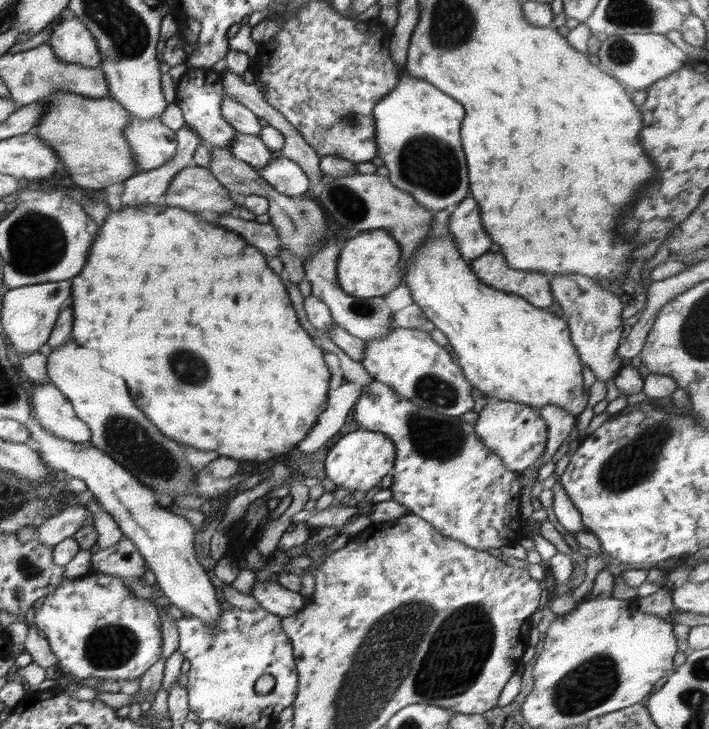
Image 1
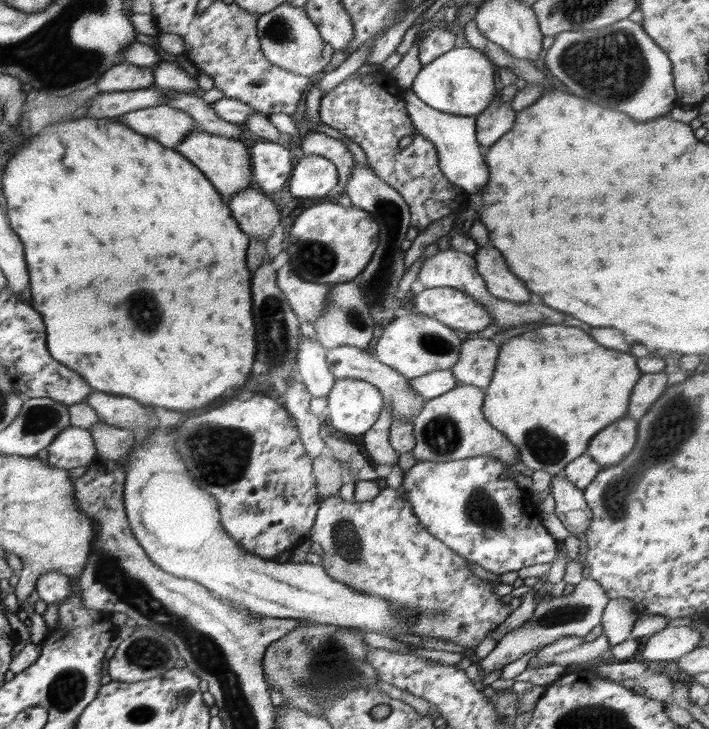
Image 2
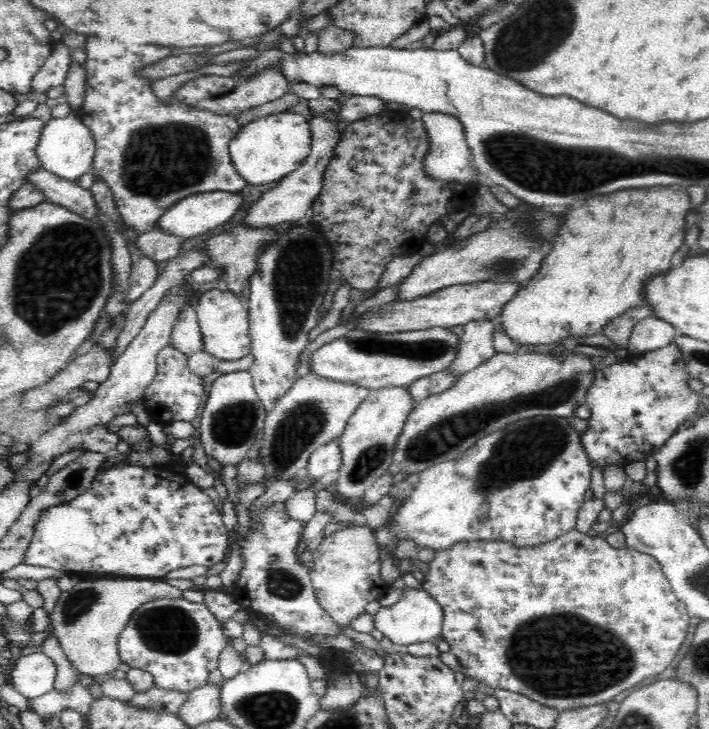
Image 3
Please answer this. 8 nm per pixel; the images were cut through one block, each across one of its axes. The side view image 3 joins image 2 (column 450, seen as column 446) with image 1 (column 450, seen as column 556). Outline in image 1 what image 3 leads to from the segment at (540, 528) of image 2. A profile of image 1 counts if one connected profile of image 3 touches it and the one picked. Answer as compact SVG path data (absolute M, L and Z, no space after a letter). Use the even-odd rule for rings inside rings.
M372 379L361 390L359 400L353 409L354 418L359 426L385 434L396 447L394 483L390 487L393 500L433 524L440 534L447 536L446 538L458 540L470 548L488 551L490 548L500 549L519 543L524 535L519 526L523 517L519 505L522 492L520 473L508 470L501 458L485 447L474 432L472 423L454 416L450 418L450 424L446 422L444 431L444 418L440 418L440 414L402 399L392 388L376 379Z

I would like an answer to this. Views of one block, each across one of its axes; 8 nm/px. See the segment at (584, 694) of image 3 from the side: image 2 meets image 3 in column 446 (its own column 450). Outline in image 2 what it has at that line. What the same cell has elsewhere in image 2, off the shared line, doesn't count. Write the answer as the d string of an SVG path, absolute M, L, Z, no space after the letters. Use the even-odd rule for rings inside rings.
M382 484L381 491L371 500L366 502L348 502L344 501L339 495L329 496L321 499L321 503L311 528L311 535L309 539L318 543L324 550L321 565L334 580L339 580L347 584L350 588L363 592L364 594L375 594L384 600L391 608L395 610L405 610L405 608L413 608L415 612L419 612L419 619L413 626L413 634L416 636L428 636L428 638L436 638L436 640L444 640L444 642L454 642L458 646L474 649L484 638L488 632L496 630L513 611L510 609L508 603L503 603L501 598L494 593L494 584L484 579L480 579L474 575L474 572L468 568L468 561L456 552L453 552L446 544L441 543L435 536L432 536L424 527L423 524L416 518L412 505L401 499L395 489L386 487Z

